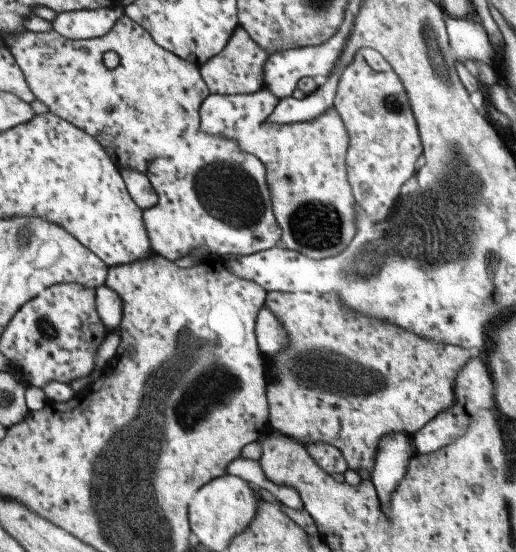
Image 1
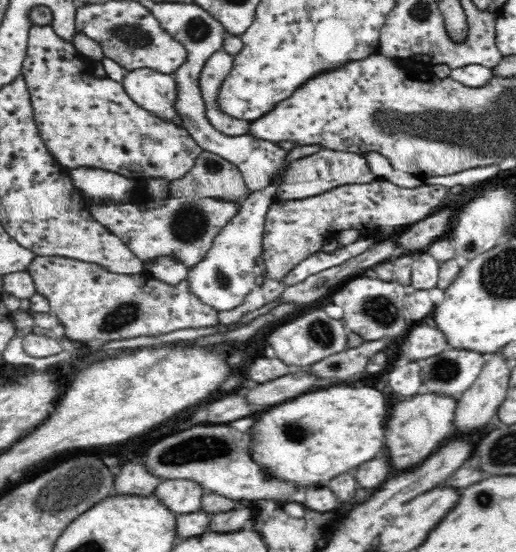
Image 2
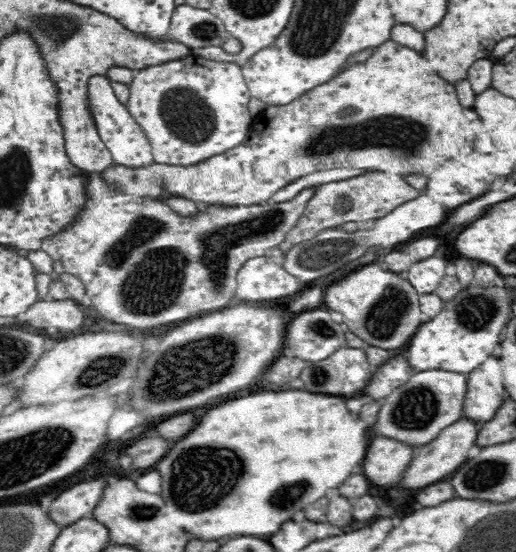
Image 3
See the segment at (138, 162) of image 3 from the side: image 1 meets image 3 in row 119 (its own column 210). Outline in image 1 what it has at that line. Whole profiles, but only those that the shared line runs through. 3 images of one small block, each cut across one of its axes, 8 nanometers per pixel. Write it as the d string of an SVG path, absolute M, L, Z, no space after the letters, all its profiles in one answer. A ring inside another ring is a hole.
M262 88L261 91L241 95L209 95L202 104L202 129L211 136L219 136L225 140L240 141L253 134L275 112L281 102L275 94Z

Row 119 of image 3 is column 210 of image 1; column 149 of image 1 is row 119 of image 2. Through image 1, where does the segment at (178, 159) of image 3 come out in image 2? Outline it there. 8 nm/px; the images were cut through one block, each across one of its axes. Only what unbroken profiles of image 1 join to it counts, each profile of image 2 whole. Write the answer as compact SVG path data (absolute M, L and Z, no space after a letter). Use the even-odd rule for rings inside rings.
M224 49L216 51L203 66L200 75L200 86L205 100L206 114L213 128L222 135L240 136L245 135L250 129L250 123L240 122L238 119L227 118L213 106L213 97L216 96L216 88L220 82L228 76L233 67L234 57ZM149 69L129 71L122 79L124 90L136 104L154 112L158 118L184 128L178 112L174 111L176 83L172 74L165 75Z

